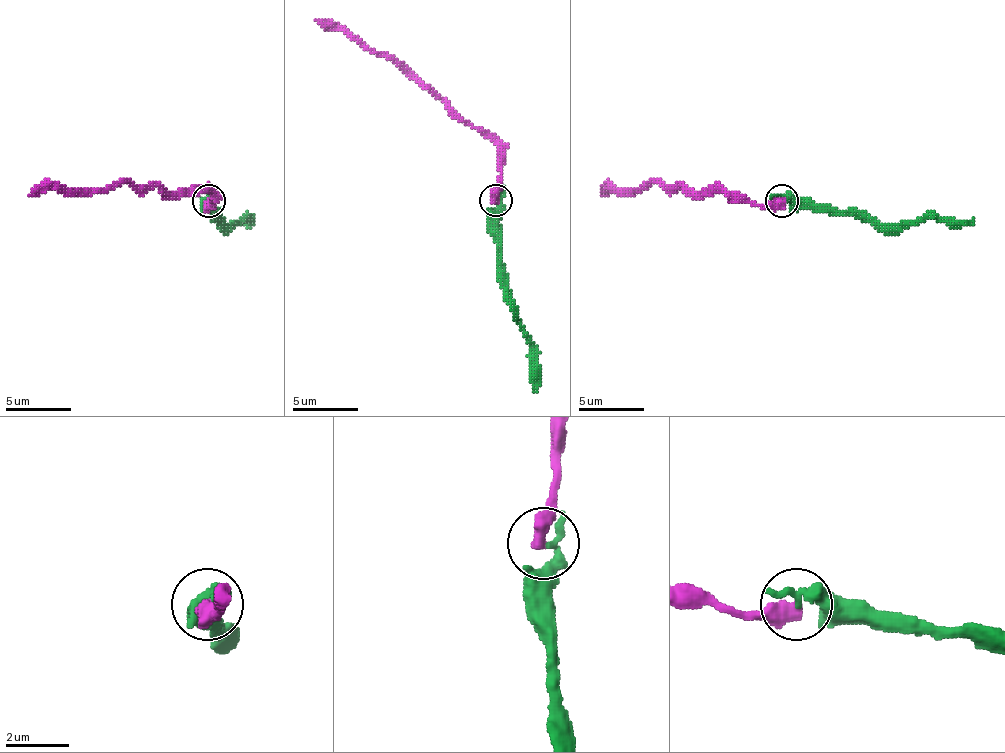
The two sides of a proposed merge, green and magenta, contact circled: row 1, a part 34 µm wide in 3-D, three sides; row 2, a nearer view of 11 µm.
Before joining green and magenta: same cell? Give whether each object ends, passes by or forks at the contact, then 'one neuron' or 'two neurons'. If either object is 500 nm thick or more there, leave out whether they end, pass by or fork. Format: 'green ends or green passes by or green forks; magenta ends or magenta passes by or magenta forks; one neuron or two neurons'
one neuron

